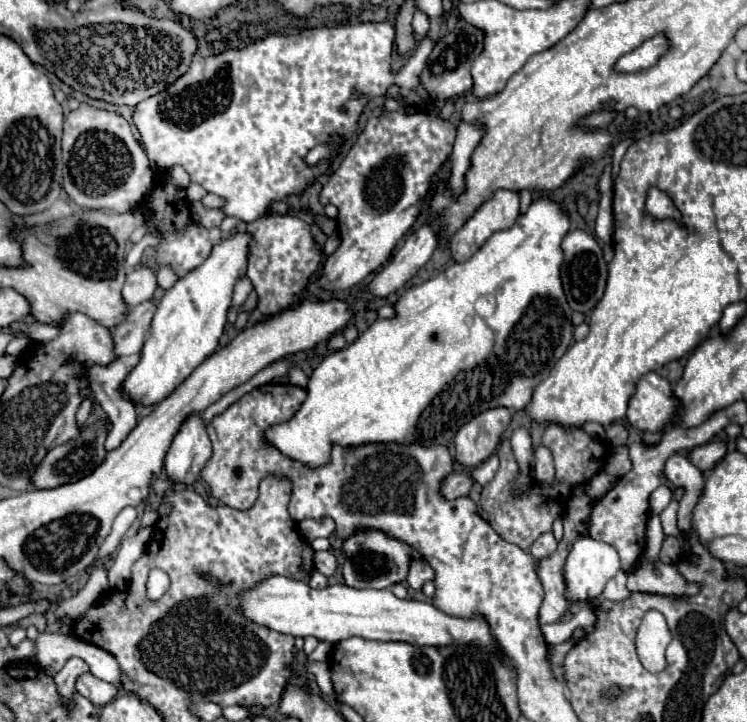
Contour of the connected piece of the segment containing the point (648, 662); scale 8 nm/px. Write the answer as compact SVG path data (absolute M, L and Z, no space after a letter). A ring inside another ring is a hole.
M655 610L645 613L637 631L637 655L647 671L659 673L667 667L665 647L669 645L669 641L671 633L665 617Z

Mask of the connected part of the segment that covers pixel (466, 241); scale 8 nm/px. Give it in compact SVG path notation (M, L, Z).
M495 189L493 197L485 199L477 211L449 237L449 251L455 261L467 261L485 239L497 231L507 229L519 217L519 191Z

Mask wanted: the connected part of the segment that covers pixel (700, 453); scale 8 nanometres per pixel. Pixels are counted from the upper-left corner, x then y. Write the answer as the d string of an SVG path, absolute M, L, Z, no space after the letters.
M711 441L707 445L695 447L689 451L689 461L699 469L699 471L709 471L717 465L717 461L725 455L727 445L723 441Z

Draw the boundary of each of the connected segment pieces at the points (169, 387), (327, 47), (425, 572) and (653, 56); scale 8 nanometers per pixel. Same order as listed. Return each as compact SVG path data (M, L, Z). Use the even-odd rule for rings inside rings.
M249 231L227 235L223 241L213 245L209 257L199 267L179 277L179 281L165 291L143 345L141 361L123 381L123 389L133 397L133 401L143 405L163 401L215 351L227 323L235 283L247 273L251 241L253 235Z
M361 23L361 25L345 25L345 27L331 27L331 29L329 27L307 27L295 35L267 35L267 37L263 37L263 39L259 39L259 41L255 41L239 51L225 51L225 53L219 53L213 57L195 57L187 75L179 77L179 81L175 81L175 85L169 85L167 91L159 93L155 97L149 97L147 101L141 101L133 111L133 123L135 123L137 131L141 133L141 143L143 143L147 157L149 157L151 169L153 171L165 171L165 169L169 171L175 165L181 165L189 173L193 183L199 183L209 193L215 193L215 195L225 199L225 205L221 207L221 211L225 215L239 217L247 223L255 221L259 215L267 213L267 209L273 201L277 201L285 195L293 195L293 193L301 195L309 183L313 183L319 175L323 175L327 169L325 165L319 165L315 169L307 167L303 157L317 143L327 141L329 135L333 135L333 133L341 133L345 139L349 139L355 133L359 115L367 107L369 99L387 93L389 85L393 85L393 73L391 73L393 37L395 37L395 31L393 31L391 23ZM353 87L359 89L359 93L361 93L359 99L351 99ZM341 107L347 107L347 113L343 113Z
M415 555L411 569L409 569L409 575L407 575L409 587L419 591L427 581L433 581L433 577L435 577L435 571L431 569L431 565L420 555Z
M663 33L649 37L631 53L619 57L619 61L615 63L615 71L617 73L639 73L639 71L651 69L669 49L671 49L669 39Z

